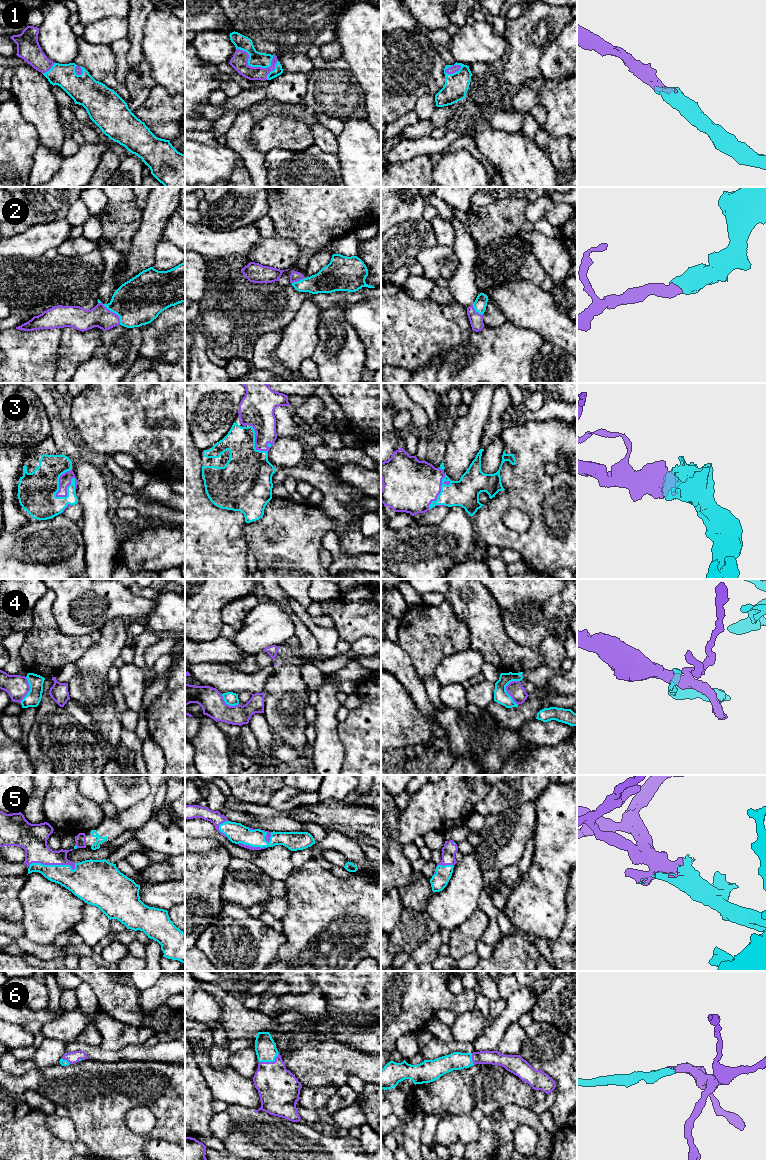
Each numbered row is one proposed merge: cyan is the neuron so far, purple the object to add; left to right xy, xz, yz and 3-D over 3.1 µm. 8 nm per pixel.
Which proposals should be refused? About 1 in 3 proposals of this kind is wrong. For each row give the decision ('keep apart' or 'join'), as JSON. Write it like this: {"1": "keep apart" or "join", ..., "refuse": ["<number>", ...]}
{"1": "join", "2": "join", "3": "join", "4": "keep apart", "5": "join", "6": "join", "refuse": ["4"]}

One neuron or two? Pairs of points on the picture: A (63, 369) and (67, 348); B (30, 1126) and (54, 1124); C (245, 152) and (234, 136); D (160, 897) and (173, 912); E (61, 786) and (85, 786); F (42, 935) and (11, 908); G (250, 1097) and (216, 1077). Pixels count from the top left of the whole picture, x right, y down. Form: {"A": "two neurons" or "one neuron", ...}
{"A": "one neuron", "B": "two neurons", "C": "one neuron", "D": "two neurons", "E": "two neurons", "F": "two neurons", "G": "one neuron"}

